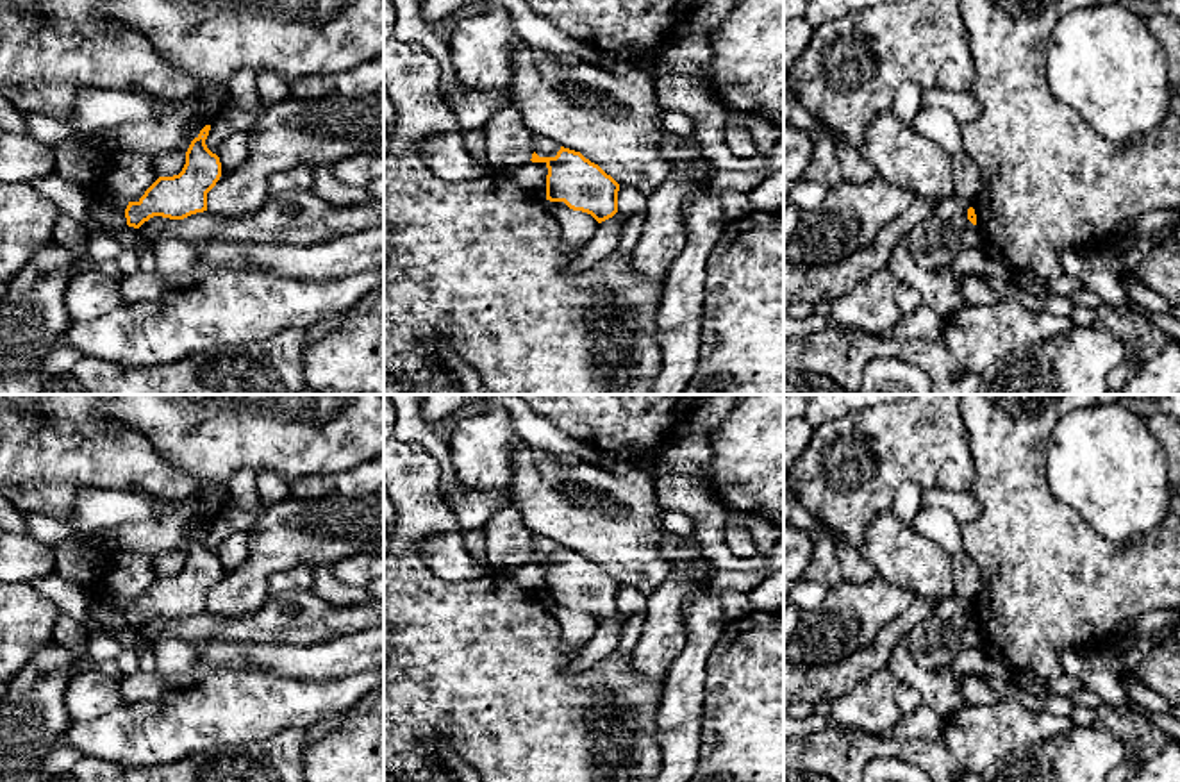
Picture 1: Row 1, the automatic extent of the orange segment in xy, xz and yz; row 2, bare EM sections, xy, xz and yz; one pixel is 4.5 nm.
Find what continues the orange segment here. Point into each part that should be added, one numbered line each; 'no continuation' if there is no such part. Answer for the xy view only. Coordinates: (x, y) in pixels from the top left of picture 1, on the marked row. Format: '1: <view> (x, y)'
no continuation

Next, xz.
1: xz (543, 147)

